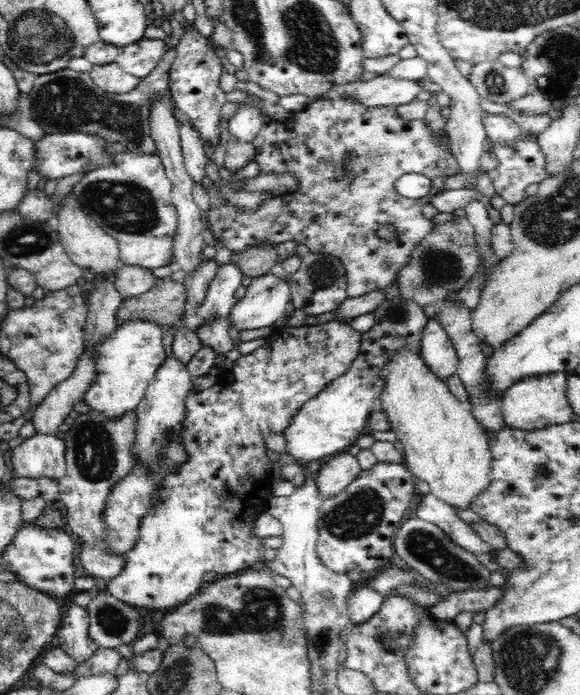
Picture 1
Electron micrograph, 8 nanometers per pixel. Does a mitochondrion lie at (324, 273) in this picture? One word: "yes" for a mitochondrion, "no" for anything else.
yes

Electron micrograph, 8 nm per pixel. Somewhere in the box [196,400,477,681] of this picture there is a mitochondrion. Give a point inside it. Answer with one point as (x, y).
(261, 612)

